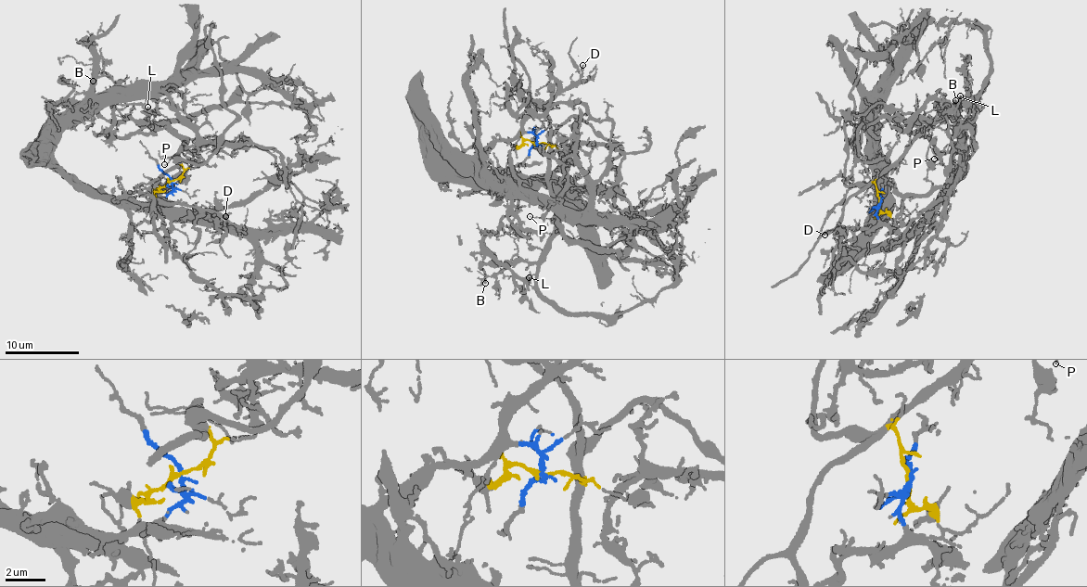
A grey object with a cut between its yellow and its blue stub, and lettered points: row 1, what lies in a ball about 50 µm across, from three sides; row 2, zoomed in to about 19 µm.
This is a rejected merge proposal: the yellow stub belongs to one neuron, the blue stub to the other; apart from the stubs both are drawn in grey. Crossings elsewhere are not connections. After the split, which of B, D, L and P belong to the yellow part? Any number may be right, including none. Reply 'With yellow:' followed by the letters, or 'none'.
With yellow: B, L, P

